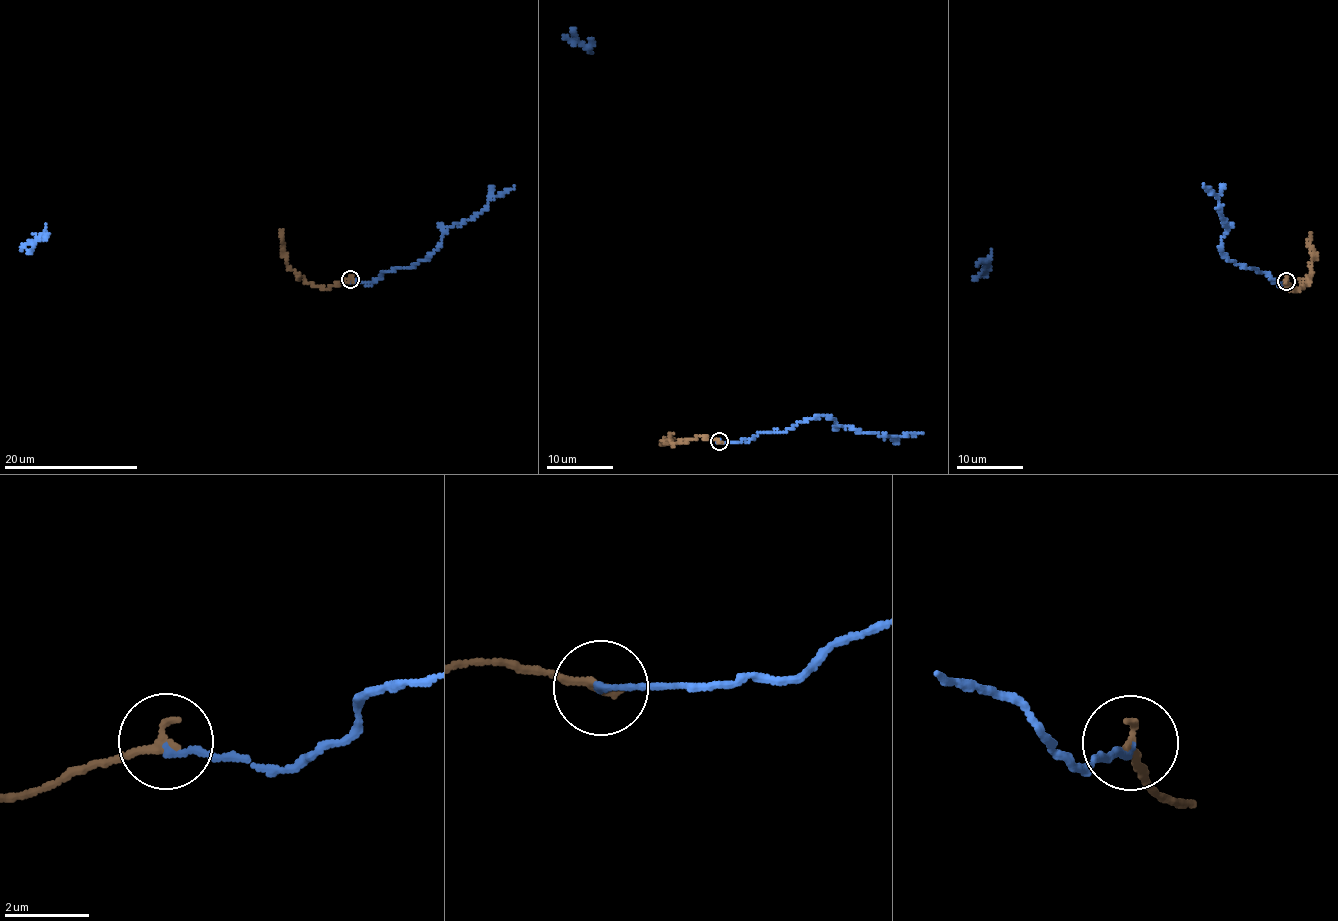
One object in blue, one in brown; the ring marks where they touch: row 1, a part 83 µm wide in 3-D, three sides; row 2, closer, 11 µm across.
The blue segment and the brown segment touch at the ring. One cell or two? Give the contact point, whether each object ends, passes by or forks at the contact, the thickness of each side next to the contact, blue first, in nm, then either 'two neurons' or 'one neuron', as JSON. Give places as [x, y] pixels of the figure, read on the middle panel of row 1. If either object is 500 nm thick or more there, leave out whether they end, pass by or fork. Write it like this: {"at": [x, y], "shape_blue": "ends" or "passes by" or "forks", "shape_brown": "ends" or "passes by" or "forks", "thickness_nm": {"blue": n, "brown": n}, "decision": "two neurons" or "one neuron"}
{"at": [719, 441], "shape_blue": "ends", "shape_brown": "ends", "thickness_nm": {"blue": 170, "brown": 240}, "decision": "one neuron"}

